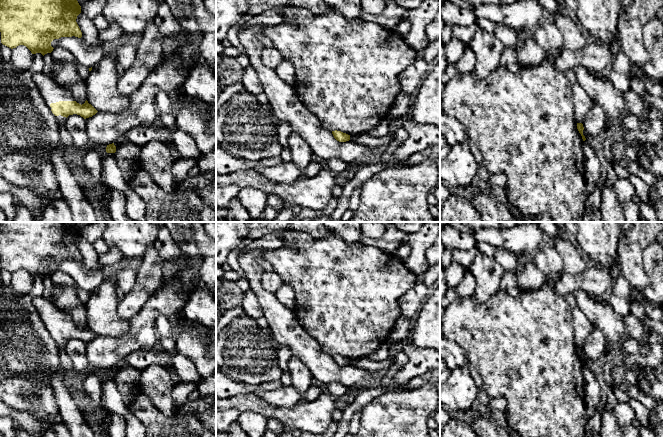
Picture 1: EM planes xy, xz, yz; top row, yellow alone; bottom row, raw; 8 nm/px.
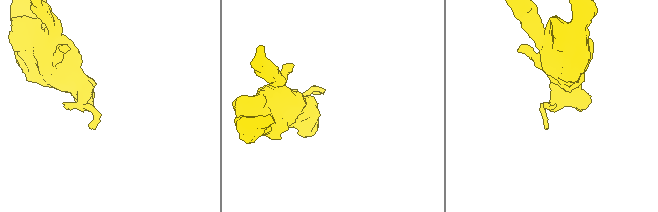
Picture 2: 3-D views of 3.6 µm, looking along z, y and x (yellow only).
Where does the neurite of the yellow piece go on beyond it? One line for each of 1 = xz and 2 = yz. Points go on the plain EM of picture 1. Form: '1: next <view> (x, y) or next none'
1: next none
2: next none

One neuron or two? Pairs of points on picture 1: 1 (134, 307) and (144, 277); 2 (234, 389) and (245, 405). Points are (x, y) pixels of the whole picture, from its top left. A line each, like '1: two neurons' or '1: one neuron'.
1: one neuron
2: two neurons

